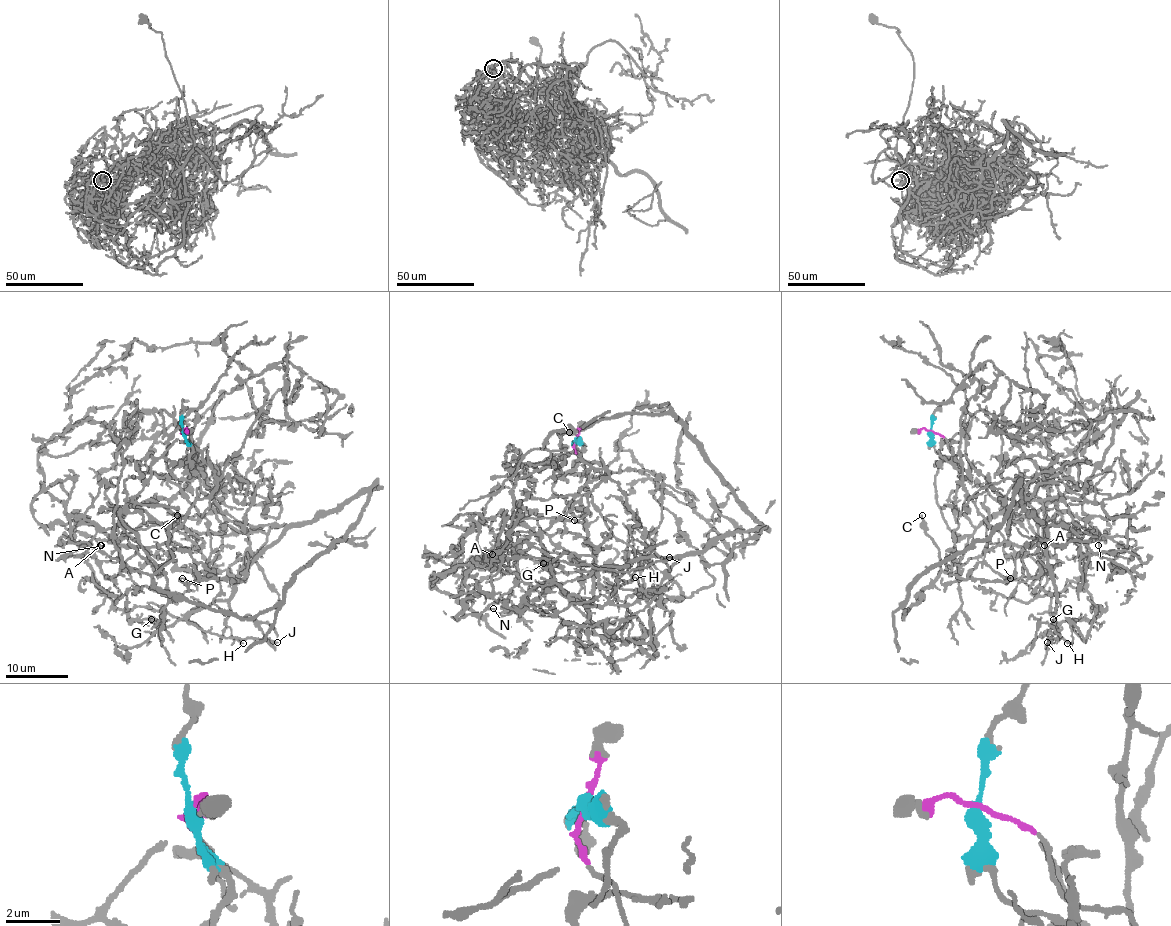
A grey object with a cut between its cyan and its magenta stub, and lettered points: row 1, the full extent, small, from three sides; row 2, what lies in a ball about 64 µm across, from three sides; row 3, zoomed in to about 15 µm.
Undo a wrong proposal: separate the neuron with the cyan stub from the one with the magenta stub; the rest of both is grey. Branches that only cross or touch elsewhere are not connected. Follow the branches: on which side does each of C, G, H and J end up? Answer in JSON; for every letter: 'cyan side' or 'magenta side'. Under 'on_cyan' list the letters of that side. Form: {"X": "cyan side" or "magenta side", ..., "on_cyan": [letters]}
{"C": "magenta side", "G": "cyan side", "H": "magenta side", "J": "magenta side", "on_cyan": ["G"]}

